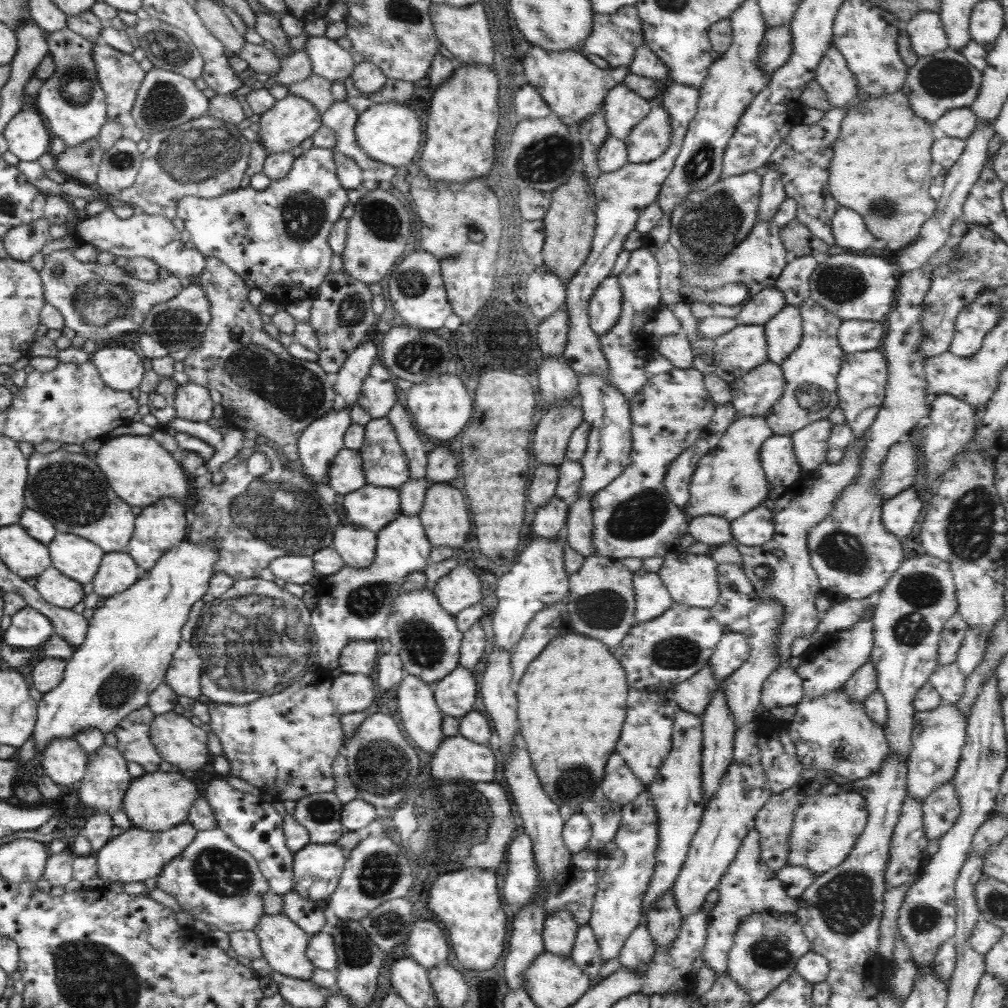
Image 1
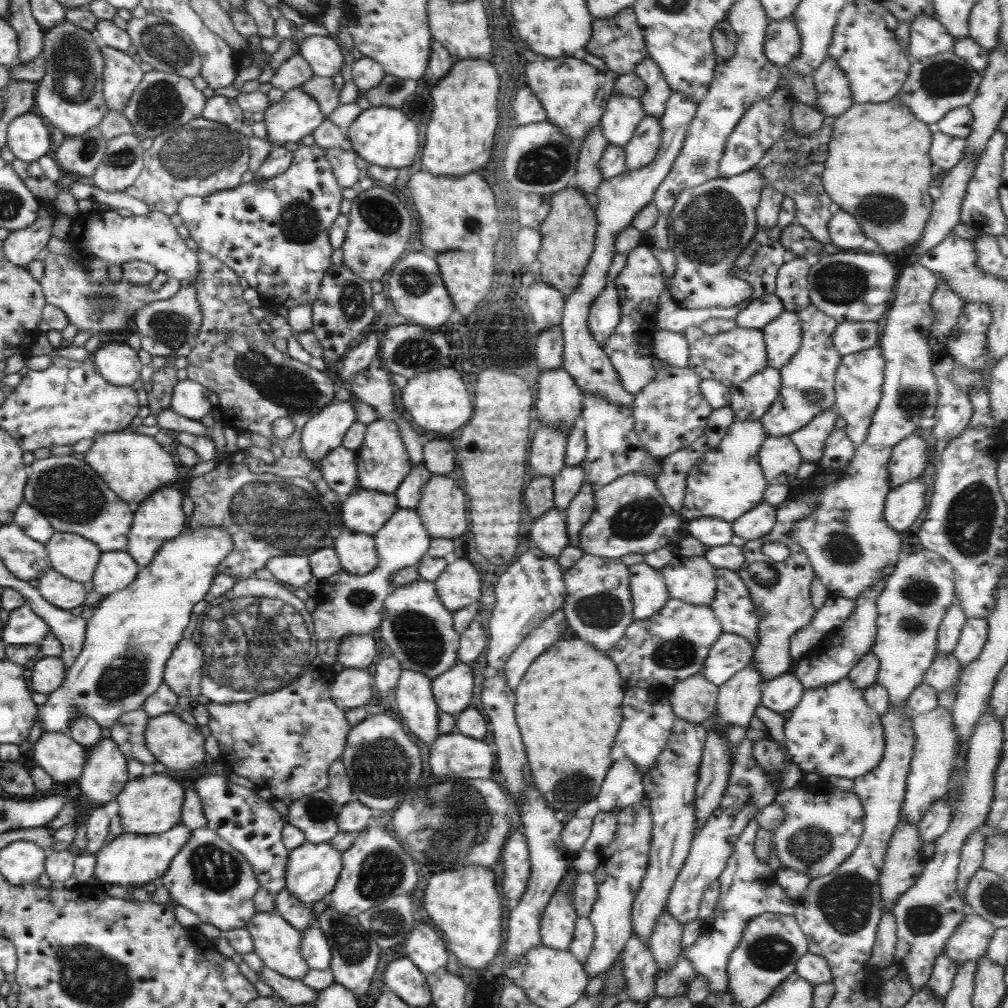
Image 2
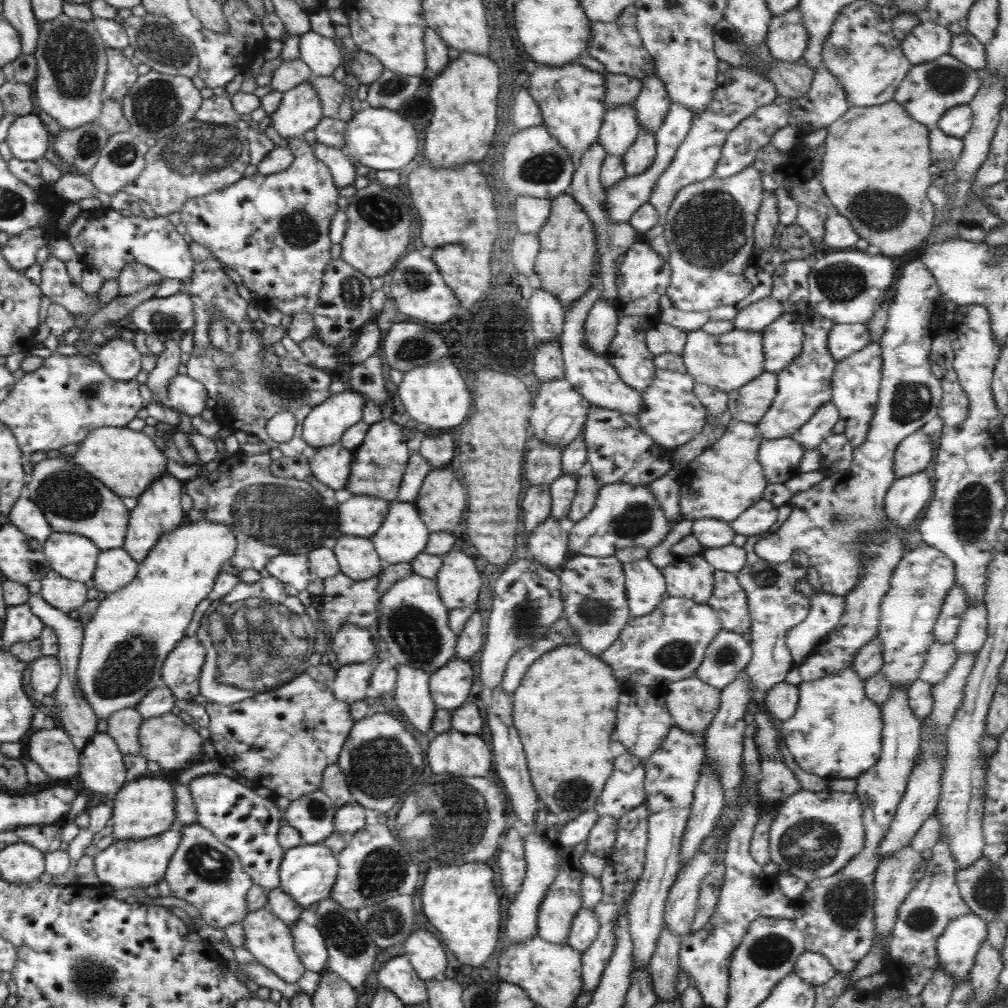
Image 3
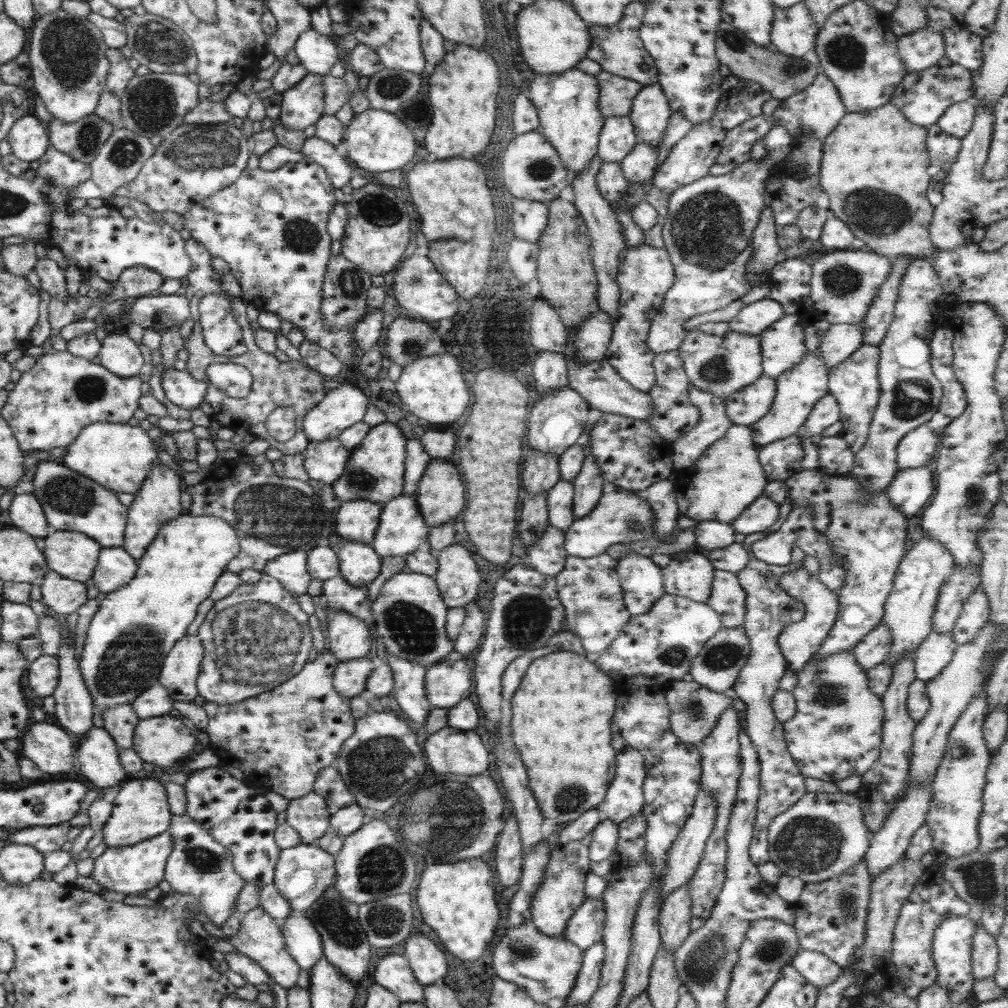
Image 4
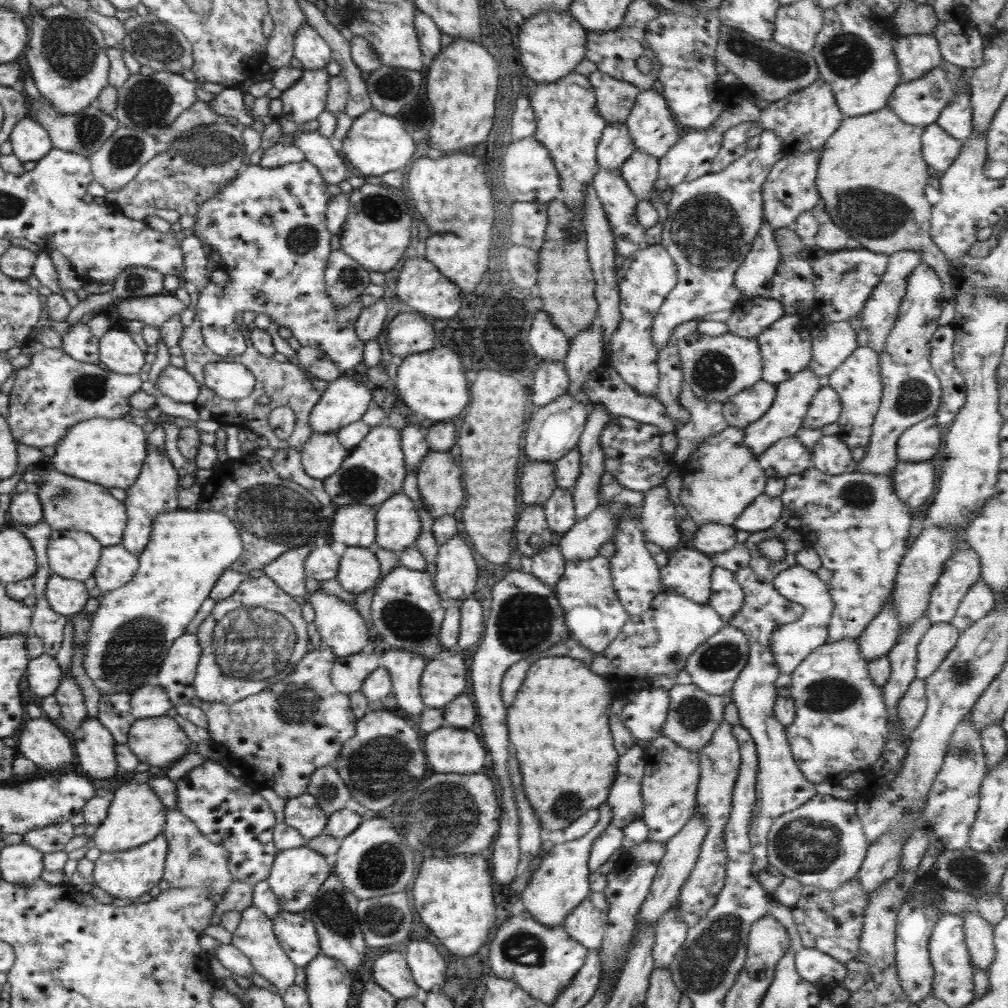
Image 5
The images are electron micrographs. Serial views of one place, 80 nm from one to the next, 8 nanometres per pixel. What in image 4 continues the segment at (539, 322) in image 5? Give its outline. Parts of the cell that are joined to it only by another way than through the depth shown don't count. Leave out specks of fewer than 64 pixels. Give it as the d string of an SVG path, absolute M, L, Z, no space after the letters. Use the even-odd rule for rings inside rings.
M544 298L533 302L531 308L530 343L536 352L558 352L563 355L566 345L566 328L558 318L558 314Z

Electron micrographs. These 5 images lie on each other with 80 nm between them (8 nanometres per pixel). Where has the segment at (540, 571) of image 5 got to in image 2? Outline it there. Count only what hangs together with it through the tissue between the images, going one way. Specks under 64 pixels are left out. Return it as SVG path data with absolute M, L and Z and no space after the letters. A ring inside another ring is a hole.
M551 507L547 512L533 519L533 524L525 537L530 546L538 548L547 556L557 557L569 544L566 523L561 519L560 511L562 510Z

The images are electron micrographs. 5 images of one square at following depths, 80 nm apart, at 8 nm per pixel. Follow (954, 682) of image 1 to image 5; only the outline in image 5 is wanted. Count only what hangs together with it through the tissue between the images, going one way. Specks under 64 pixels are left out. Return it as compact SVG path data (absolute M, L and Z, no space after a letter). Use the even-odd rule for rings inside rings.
M950 622L930 625L916 644L915 678L927 678L953 648L957 637L958 632Z

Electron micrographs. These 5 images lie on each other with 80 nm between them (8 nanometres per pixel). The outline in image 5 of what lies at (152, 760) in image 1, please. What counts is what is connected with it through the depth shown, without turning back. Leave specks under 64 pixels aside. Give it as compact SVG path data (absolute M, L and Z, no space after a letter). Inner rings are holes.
M117 693L98 700L96 719L110 732L114 743L126 744L130 724L135 720L130 712L130 695Z

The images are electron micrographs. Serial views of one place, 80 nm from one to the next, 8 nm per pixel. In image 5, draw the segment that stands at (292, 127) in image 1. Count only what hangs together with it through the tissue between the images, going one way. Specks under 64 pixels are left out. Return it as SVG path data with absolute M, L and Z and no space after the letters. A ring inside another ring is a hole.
M303 70L299 80L278 97L282 102L280 117L301 124L316 120L324 109L328 74L325 70Z

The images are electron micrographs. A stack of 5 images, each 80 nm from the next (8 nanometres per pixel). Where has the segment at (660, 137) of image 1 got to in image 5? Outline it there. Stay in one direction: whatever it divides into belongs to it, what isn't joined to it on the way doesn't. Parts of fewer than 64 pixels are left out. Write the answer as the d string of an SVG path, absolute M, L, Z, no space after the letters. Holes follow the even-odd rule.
M634 151L625 159L618 168L621 178L629 190L640 200L652 200L654 196L654 182L658 175L658 159Z

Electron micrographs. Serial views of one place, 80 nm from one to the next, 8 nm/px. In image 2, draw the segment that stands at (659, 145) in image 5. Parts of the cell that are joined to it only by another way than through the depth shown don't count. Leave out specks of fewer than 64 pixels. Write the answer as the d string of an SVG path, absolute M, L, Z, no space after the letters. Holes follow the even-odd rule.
M647 56L641 63L637 63L633 73L645 85L645 92L638 97L644 114L660 117L663 114L665 101L669 98L671 90L659 67Z

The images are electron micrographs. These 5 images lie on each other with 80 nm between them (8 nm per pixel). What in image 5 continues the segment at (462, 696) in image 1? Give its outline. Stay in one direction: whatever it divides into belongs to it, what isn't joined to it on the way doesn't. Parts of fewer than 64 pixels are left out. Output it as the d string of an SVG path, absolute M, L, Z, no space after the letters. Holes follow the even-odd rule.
M443 650L424 664L419 677L419 696L425 707L441 708L465 690L465 662L461 651Z

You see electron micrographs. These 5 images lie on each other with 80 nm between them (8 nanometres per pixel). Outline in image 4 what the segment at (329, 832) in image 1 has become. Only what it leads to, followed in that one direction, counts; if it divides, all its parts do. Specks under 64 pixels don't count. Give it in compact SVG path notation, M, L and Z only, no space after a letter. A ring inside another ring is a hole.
M313 792L288 799L284 811L285 823L297 832L301 843L311 844L329 828L331 812L323 798Z

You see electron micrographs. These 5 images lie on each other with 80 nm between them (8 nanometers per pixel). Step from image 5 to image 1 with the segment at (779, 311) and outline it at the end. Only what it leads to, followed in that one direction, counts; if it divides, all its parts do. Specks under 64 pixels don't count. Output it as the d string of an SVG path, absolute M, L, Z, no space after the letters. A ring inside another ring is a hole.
M774 286L761 289L741 306L738 312L741 324L745 326L765 324L786 305L783 295Z

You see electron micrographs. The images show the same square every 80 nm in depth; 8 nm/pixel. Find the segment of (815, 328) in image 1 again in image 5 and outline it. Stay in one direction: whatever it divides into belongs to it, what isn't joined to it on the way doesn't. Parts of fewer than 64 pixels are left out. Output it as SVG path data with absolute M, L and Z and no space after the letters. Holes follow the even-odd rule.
M806 366L801 372L775 385L775 396L768 411L742 430L744 432L742 438L744 446L752 452L753 456L759 456L770 444L779 439L794 436L794 432L802 426L802 418L808 409L809 401L824 383L824 380L817 378Z

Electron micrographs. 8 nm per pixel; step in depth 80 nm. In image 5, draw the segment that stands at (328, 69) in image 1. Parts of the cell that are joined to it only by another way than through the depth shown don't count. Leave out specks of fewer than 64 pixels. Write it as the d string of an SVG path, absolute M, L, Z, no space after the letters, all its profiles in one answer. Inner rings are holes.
M307 24L293 36L292 56L301 63L302 70L323 70L331 62L331 50Z

